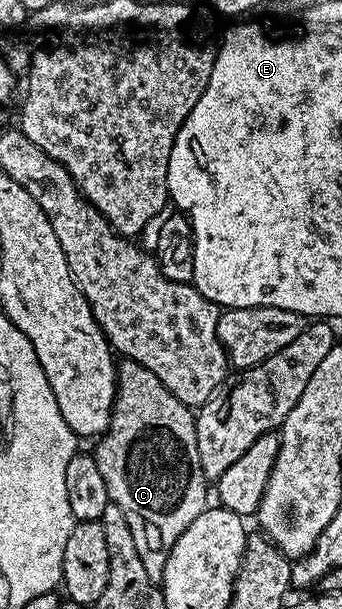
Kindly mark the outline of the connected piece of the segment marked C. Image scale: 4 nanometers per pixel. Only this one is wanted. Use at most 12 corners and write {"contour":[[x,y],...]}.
{"contour":[[121,360],[95,442],[149,581],[209,508],[196,418]]}

